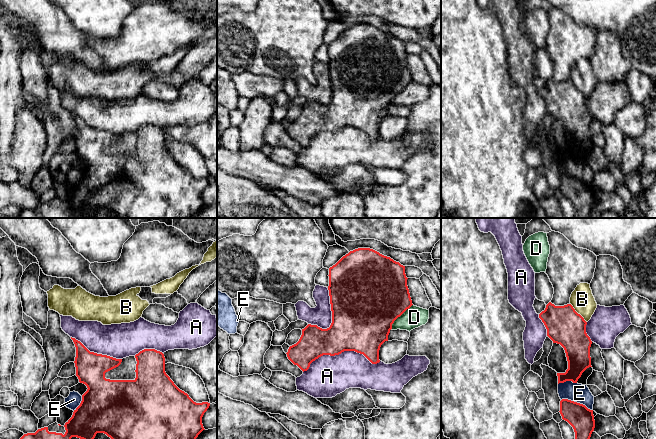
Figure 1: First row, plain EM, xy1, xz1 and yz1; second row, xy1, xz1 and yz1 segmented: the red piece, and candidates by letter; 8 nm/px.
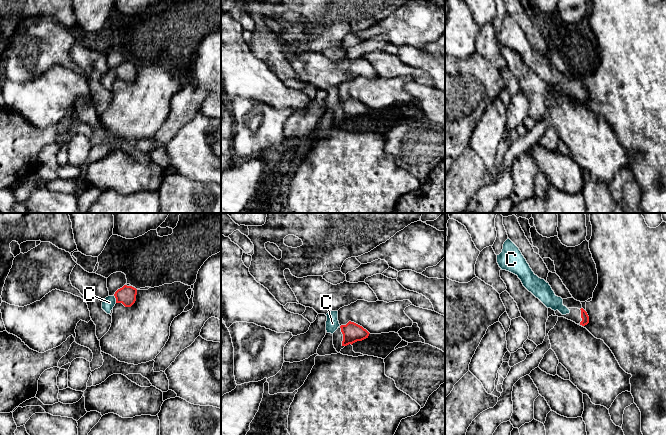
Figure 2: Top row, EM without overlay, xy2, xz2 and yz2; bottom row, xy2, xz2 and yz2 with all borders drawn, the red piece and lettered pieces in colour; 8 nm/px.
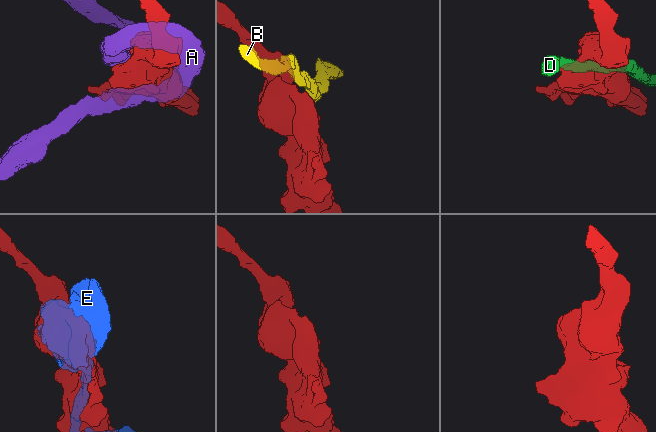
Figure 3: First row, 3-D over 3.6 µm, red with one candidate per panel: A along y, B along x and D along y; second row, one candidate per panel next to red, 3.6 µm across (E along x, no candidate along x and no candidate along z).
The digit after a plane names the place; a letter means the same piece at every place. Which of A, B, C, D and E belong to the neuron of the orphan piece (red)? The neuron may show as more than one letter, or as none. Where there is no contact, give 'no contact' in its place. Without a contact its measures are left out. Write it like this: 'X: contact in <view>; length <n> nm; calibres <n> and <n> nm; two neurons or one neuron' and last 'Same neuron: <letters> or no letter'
A: contact in xz1; length 650 nm; calibres 380 and 320 nm; two neurons
B: contact in yz1; length 200 nm; calibres 300 and 190 nm; two neurons
C: contact in xy2; length 70 nm; calibres 150 and 100 nm; one neuron
D: contact in xz1; length 260 nm; calibres 500 and 170 nm; two neurons
E: contact in yz1; length 280 nm; calibres 200 and 150 nm; two neurons
Same neuron: C

